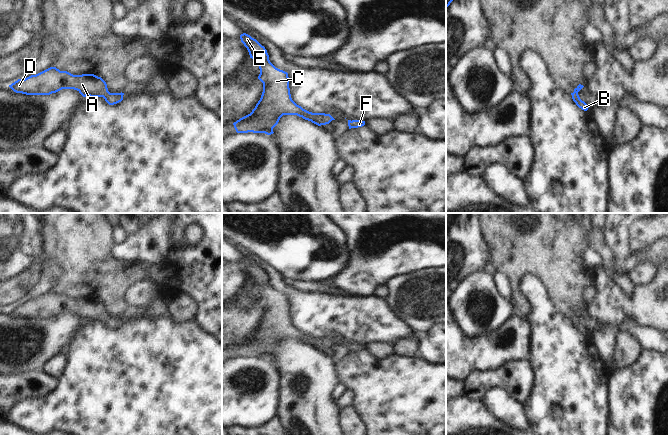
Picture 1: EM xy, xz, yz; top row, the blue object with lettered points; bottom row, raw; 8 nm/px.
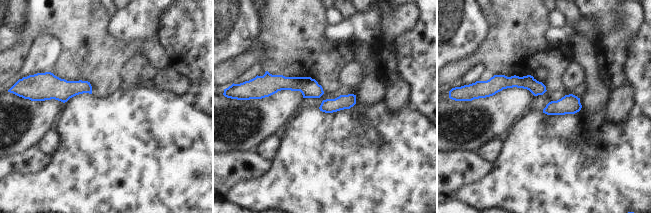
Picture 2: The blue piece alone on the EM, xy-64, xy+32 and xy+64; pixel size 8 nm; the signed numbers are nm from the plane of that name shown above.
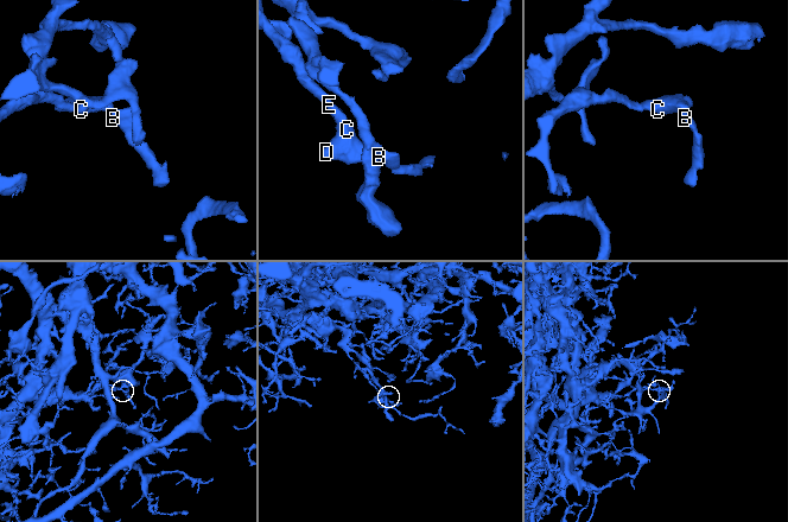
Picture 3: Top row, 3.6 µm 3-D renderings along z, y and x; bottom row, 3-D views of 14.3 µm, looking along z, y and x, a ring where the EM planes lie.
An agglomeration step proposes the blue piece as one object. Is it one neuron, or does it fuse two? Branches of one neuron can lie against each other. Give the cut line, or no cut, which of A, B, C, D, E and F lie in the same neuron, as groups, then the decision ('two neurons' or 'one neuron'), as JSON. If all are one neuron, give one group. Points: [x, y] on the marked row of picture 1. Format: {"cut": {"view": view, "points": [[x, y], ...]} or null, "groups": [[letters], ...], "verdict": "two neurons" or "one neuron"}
{"cut": null, "groups": [["A", "B", "C", "D", "E", "F"]], "verdict": "one neuron"}

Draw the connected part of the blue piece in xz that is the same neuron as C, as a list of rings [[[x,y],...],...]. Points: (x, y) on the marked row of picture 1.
[[[246,33],[241,34],[240,39],[250,58],[258,62],[263,92],[252,112],[233,123],[237,133],[271,135],[283,115],[297,115],[318,126],[335,120],[330,114],[312,113],[297,105],[291,98],[288,73],[270,62],[267,50],[256,39]]]

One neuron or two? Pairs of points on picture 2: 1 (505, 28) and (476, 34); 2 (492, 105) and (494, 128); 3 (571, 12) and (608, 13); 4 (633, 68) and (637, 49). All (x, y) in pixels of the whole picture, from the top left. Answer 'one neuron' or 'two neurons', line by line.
1: two neurons
2: one neuron
3: two neurons
4: one neuron

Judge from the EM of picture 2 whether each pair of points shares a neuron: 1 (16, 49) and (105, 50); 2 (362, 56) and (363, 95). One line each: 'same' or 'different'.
1: same
2: same

